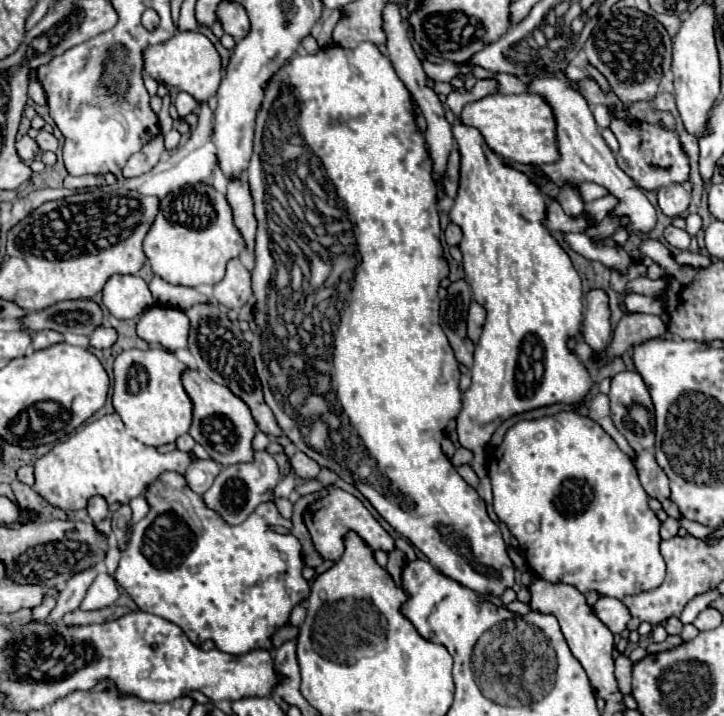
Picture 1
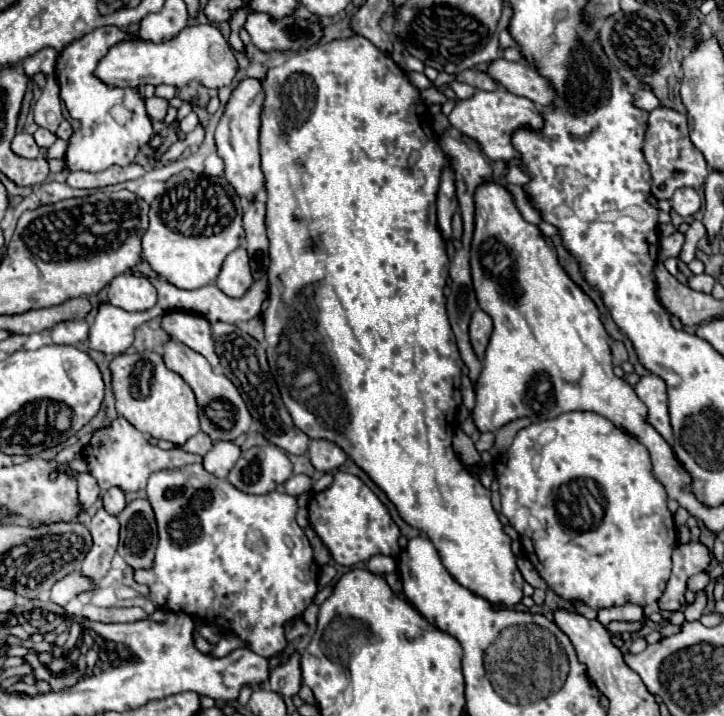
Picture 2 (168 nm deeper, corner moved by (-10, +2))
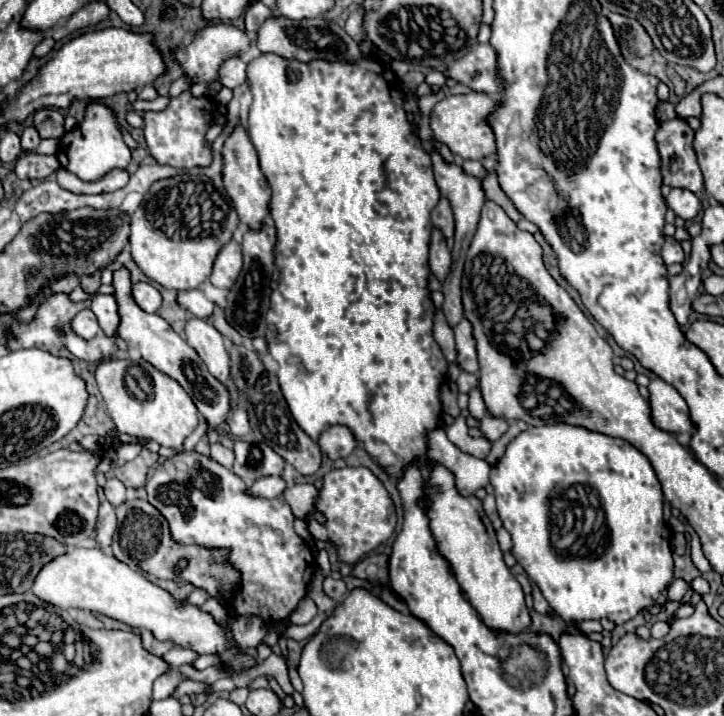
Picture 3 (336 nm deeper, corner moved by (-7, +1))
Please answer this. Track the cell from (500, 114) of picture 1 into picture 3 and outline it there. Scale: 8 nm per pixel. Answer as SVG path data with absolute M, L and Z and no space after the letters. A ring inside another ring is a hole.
M469 92L465 96L445 96L433 106L429 128L433 132L433 140L445 144L453 154L457 154L463 160L481 160L487 154L495 152L495 136L493 130L489 130L489 124L485 122L485 114L493 110L495 100L491 100L487 94Z

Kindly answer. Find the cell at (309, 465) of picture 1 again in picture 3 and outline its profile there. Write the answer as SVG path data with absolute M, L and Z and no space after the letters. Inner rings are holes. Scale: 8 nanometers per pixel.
M335 424L321 434L319 446L321 446L323 454L337 460L337 458L347 458L353 452L353 448L357 446L357 440L347 426Z

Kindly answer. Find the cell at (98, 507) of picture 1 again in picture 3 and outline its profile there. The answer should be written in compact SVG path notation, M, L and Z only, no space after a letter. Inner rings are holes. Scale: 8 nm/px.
M109 478L107 484L103 486L103 490L105 490L107 500L109 500L113 506L119 506L121 502L125 502L125 500L127 500L127 494L129 494L127 488L123 486L123 482L117 480L117 478Z

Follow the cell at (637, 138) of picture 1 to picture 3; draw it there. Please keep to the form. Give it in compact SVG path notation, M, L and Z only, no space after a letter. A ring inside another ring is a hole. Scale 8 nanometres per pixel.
M679 118L661 122L655 140L661 152L663 182L671 188L687 188L699 192L703 188L703 176L693 150L695 130Z

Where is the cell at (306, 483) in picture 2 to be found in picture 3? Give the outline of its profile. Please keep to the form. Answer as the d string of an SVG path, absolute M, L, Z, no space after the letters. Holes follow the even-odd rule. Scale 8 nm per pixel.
M265 476L251 482L245 494L257 496L257 498L279 498L283 490L285 490L285 480L281 476Z

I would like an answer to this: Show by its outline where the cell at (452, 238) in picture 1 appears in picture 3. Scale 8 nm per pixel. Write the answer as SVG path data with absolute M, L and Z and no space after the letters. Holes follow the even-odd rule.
M441 197L436 207L431 212L433 226L440 229L445 238L454 237L455 224L453 212L449 201Z

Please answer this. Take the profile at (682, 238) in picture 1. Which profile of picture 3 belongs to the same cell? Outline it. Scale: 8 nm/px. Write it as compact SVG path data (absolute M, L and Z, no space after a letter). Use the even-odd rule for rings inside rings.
M667 238L665 240L665 246L663 246L663 250L661 250L661 256L663 256L663 260L665 260L665 264L667 266L671 266L671 264L675 264L675 262L683 262L683 258L685 258L685 254L683 254L683 250L681 250L681 244L675 240L675 238Z

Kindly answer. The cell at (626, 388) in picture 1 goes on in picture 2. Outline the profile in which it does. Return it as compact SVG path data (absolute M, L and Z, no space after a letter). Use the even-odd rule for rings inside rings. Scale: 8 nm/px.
M644 375L640 381L634 385L636 395L644 405L648 407L648 417L646 421L666 439L672 441L672 429L670 429L670 419L666 415L668 409L668 397L666 397L666 383L658 375Z

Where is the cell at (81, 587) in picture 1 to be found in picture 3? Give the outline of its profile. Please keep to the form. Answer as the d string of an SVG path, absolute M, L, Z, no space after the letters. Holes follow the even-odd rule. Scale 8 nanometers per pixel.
M105 500L99 508L99 520L97 520L97 546L99 548L105 548L111 544L111 536L115 528L117 528L115 508Z

